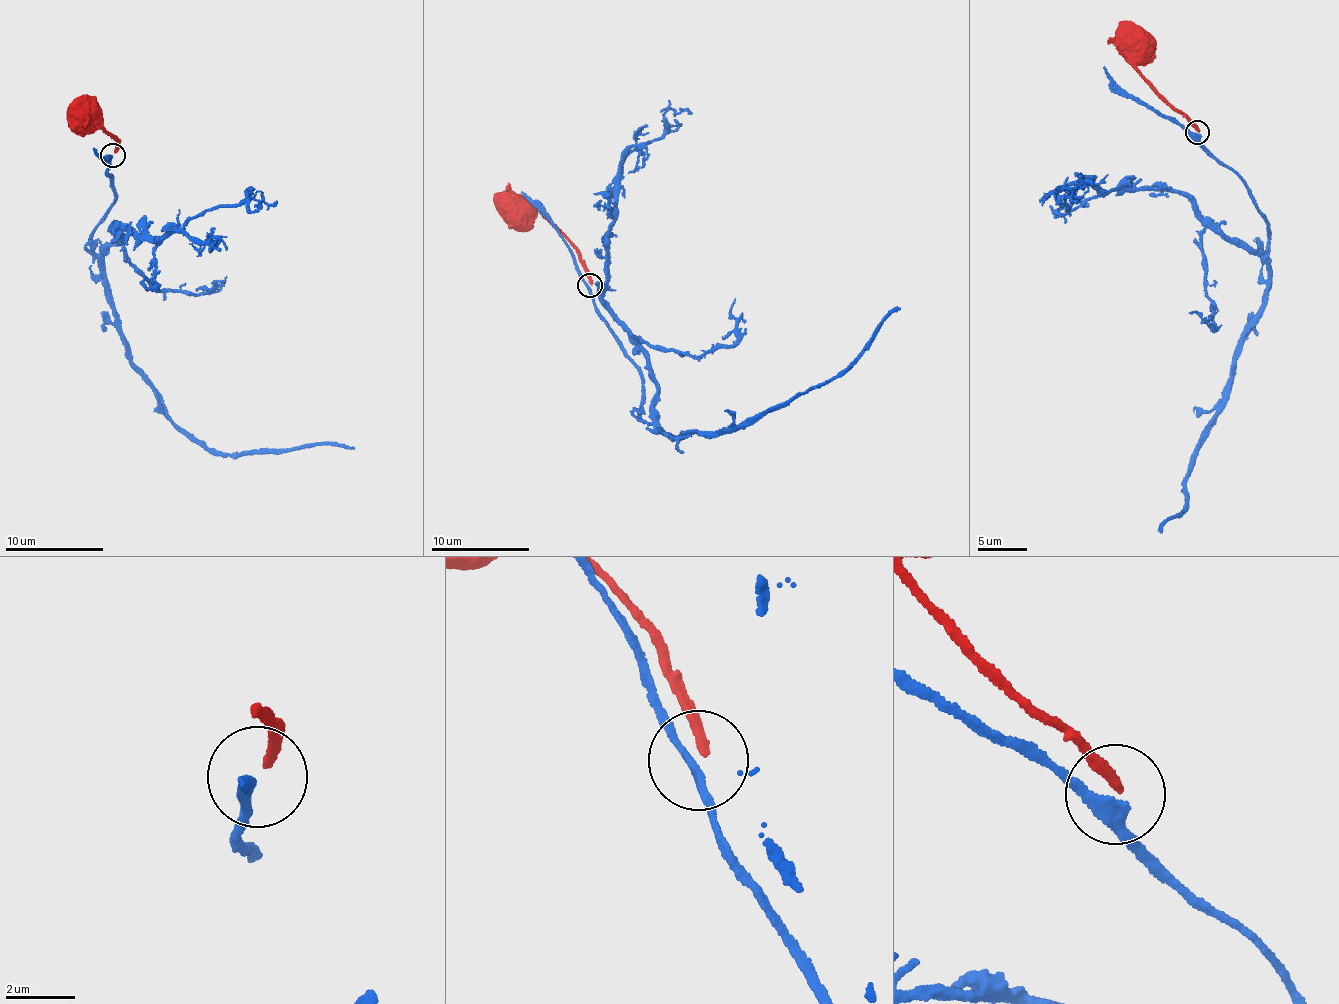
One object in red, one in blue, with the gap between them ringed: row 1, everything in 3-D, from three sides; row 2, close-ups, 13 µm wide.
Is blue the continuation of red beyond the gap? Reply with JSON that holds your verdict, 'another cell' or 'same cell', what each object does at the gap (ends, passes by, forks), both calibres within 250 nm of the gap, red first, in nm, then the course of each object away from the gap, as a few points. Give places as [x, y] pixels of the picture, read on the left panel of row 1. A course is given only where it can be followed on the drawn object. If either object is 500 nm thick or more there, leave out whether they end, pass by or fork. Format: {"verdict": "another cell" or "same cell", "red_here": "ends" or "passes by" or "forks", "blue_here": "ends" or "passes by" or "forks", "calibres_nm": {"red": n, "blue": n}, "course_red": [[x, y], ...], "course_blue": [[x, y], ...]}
{"verdict": "another cell", "red_here": "ends", "blue_here": "passes by", "calibres_nm": {"red": 280, "blue": 280}, "course_red": [[115, 152], [120, 138], [102, 129], [92, 115], [87, 116]], "course_blue": [[110, 157], [115, 195], [96, 252], [127, 235], [114, 225], [155, 240], [200, 215], [277, 202]]}

